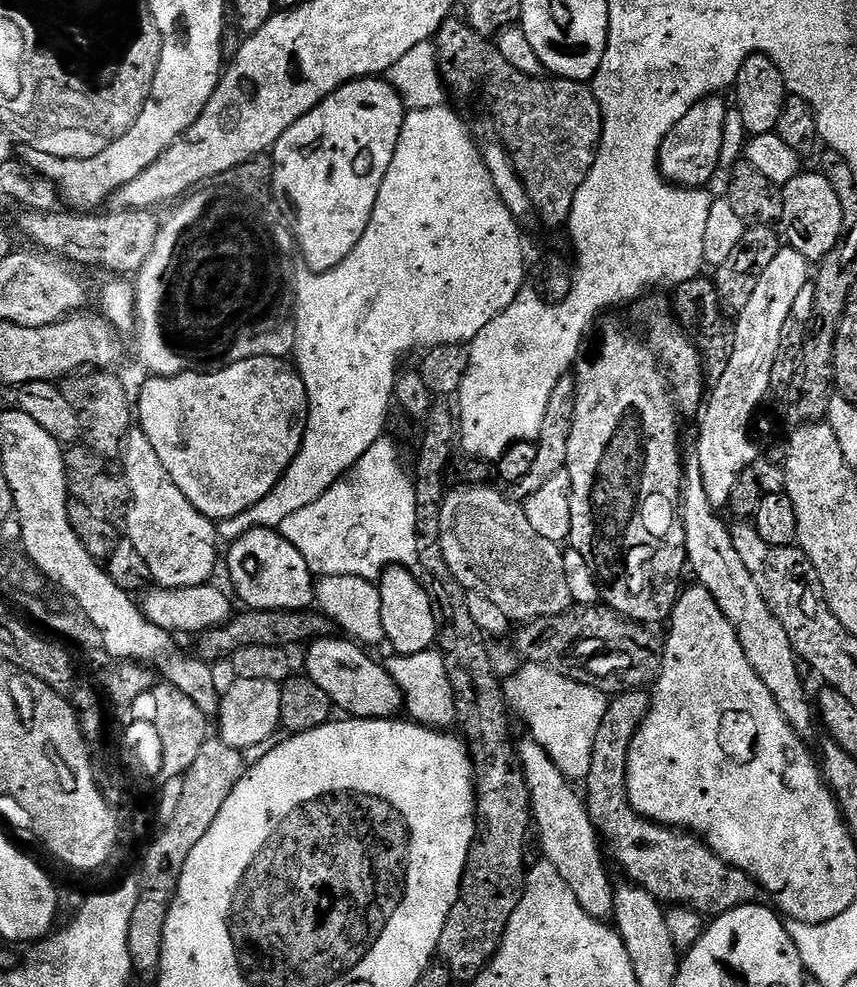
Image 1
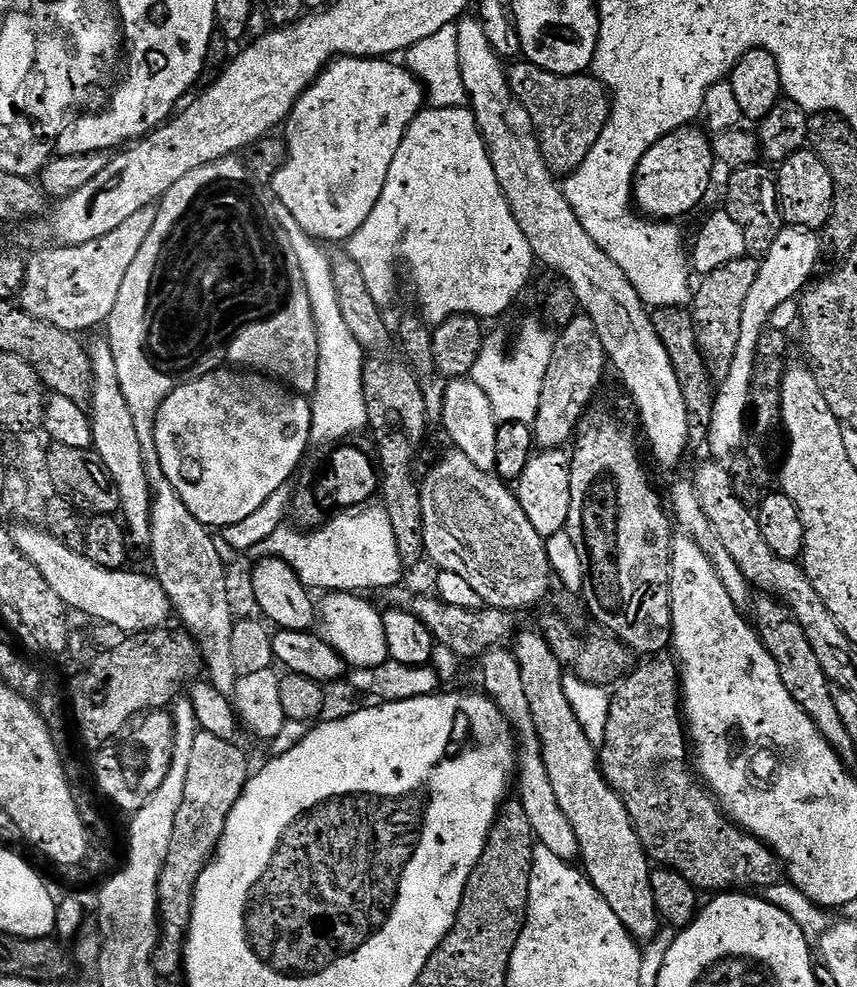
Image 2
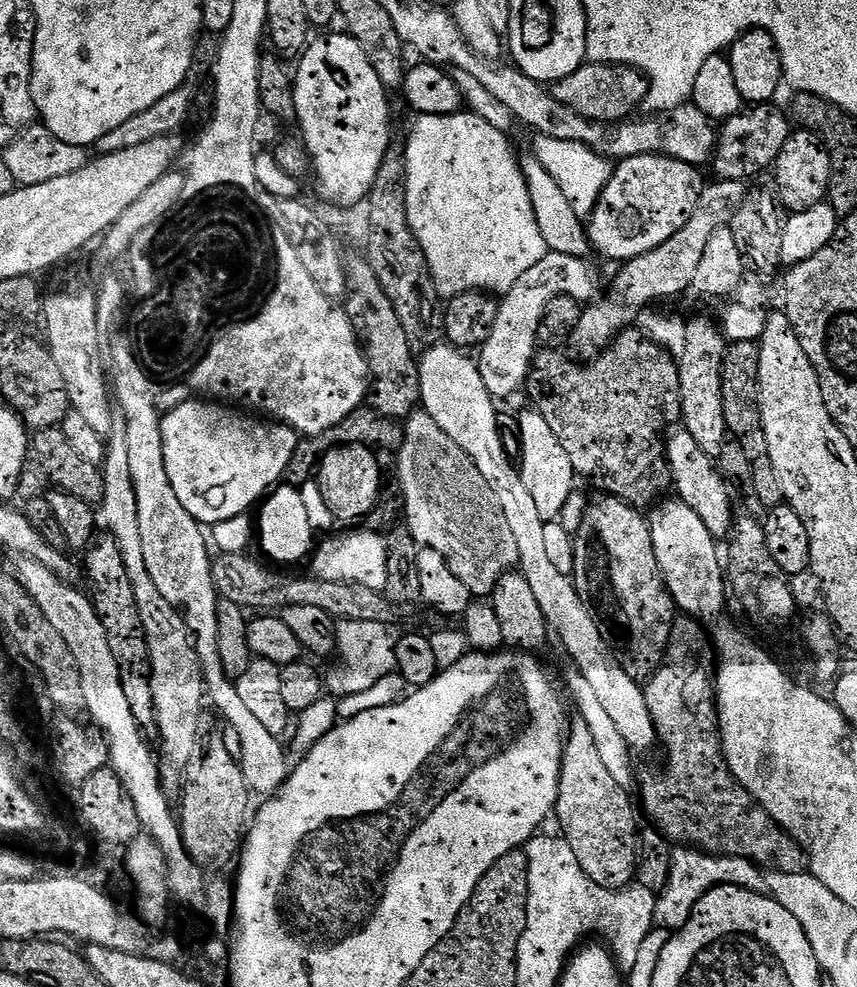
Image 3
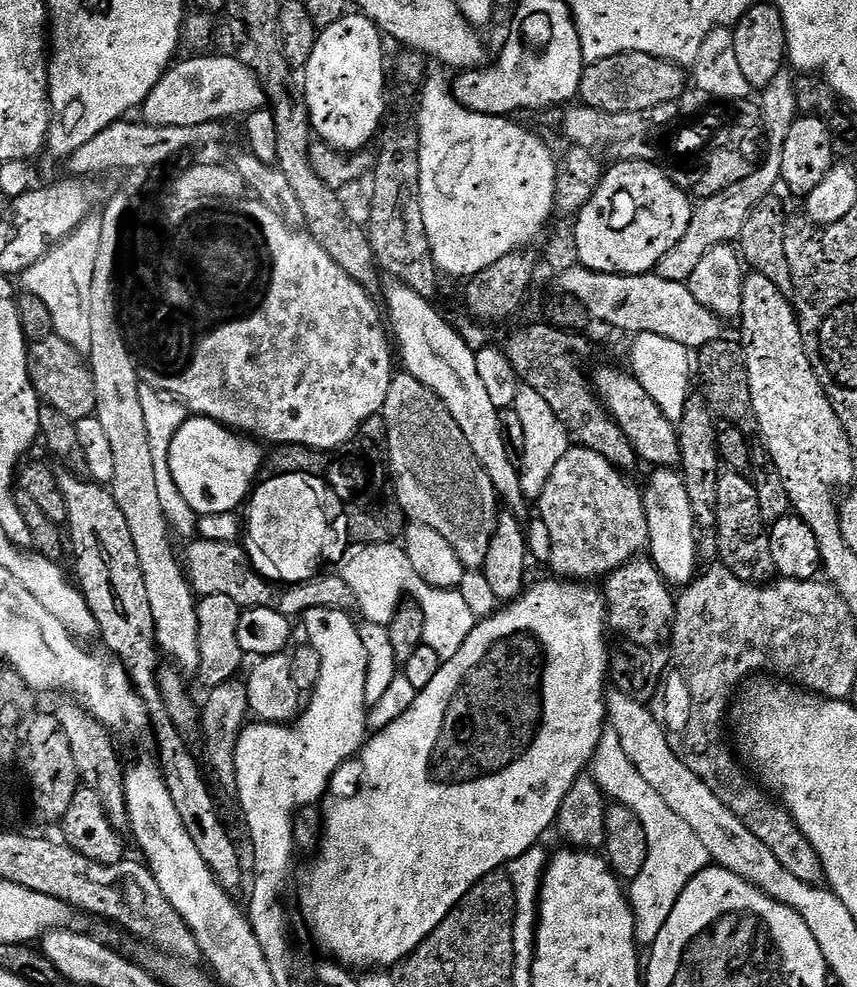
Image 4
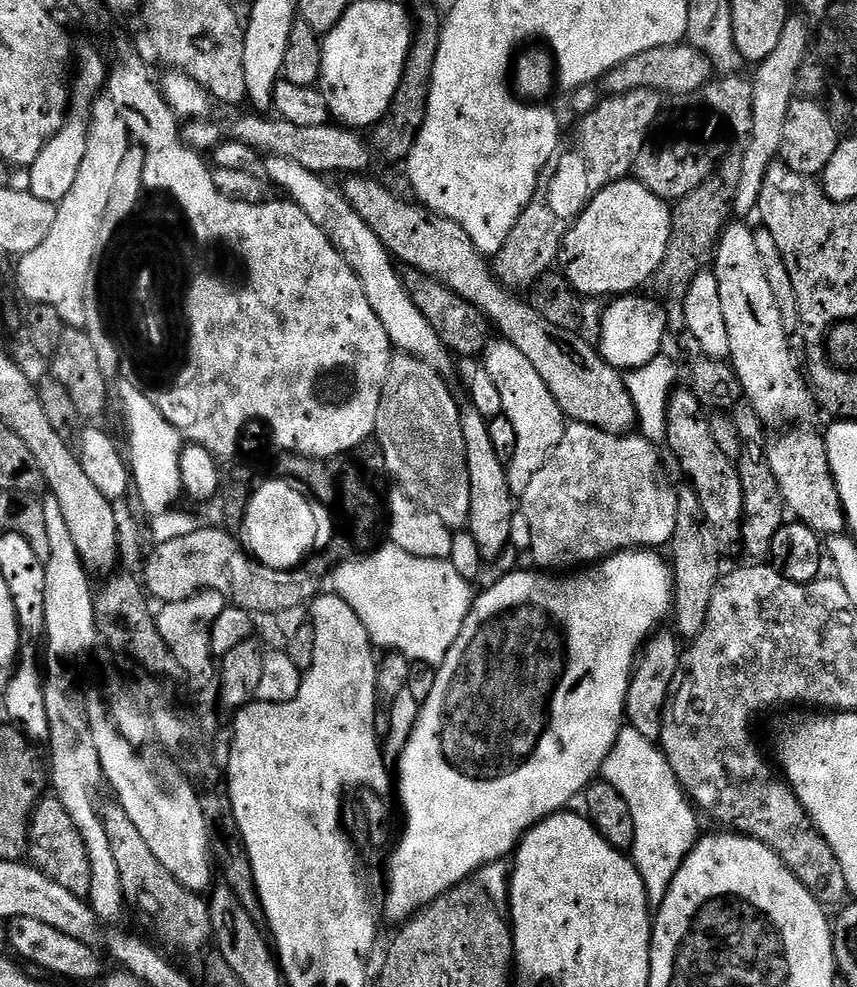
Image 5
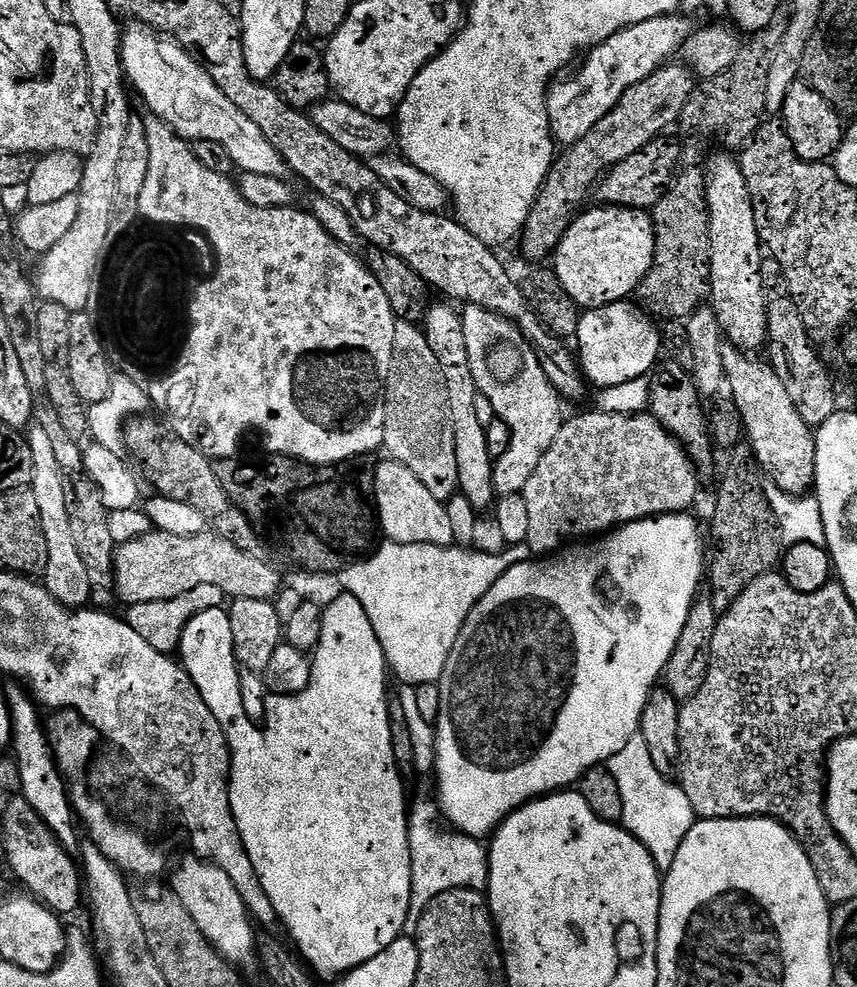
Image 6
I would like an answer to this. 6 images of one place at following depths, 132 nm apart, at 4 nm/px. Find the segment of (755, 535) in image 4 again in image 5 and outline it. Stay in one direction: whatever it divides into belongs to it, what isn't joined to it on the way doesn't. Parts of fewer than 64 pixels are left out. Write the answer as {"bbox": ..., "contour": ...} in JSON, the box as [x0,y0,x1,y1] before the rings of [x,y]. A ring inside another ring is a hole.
{"bbox":[667,386,744,550],"contour":[[[680,386],[669,398],[667,447],[672,447],[680,468],[689,476],[691,487],[696,489],[702,502],[708,524],[712,527],[721,549],[728,550],[742,540],[744,523],[744,491],[740,481],[741,469],[714,442],[710,434],[710,416],[691,387]]]}

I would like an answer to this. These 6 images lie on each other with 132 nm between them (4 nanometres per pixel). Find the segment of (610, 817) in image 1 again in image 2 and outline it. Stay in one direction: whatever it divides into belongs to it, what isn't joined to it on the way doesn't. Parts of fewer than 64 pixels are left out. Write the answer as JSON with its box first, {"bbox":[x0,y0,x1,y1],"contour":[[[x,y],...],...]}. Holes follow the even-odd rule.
{"bbox":[598,654,786,894],"contour":[[[668,654],[640,663],[611,693],[606,738],[598,751],[602,774],[622,798],[649,861],[682,874],[704,894],[763,890],[781,883],[786,873],[776,853],[728,819],[690,767],[679,663]]]}

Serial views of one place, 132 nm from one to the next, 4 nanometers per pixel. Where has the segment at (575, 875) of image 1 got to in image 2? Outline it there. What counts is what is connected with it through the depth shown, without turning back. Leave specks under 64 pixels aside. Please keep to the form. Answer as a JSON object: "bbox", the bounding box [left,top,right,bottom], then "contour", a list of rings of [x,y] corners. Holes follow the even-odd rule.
{"bbox":[479,646,580,861],"contour":[[[497,646],[485,652],[479,664],[480,676],[484,679],[483,691],[500,707],[518,737],[514,773],[515,779],[520,779],[518,803],[526,810],[526,818],[530,818],[530,826],[538,843],[546,846],[546,850],[558,854],[558,858],[575,861],[580,854],[578,834],[574,834],[574,826],[570,826],[570,818],[566,818],[562,806],[558,804],[558,797],[554,794],[554,785],[550,782],[550,774],[547,773],[544,761],[544,746],[536,733],[534,714],[530,714],[530,701],[526,699],[522,687],[522,670],[516,661],[516,653],[507,647]]]}

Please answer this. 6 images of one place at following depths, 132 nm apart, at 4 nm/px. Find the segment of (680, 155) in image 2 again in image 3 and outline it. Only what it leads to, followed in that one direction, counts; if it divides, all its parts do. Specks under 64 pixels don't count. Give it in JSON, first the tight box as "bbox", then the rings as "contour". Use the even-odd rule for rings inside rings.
{"bbox":[587,156,706,262],"contour":[[[632,156],[628,160],[621,160],[615,165],[612,177],[600,201],[591,216],[587,217],[588,242],[608,260],[623,262],[633,260],[650,250],[654,246],[662,246],[666,238],[674,238],[686,222],[690,222],[690,214],[694,214],[694,206],[698,206],[698,198],[706,186],[706,180],[700,177],[701,169],[695,164],[687,164],[669,156]]]}

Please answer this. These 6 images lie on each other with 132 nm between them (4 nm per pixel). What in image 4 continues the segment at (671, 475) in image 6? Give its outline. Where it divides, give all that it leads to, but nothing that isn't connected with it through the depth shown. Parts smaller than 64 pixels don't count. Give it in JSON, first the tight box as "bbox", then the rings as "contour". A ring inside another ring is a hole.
{"bbox":[538,446,648,582],"contour":[[[579,446],[569,447],[568,453],[562,458],[562,462],[558,462],[558,466],[554,466],[554,472],[550,474],[546,482],[545,489],[540,494],[538,501],[538,518],[546,526],[546,530],[550,532],[552,539],[552,553],[547,563],[553,568],[555,575],[560,578],[567,578],[573,582],[588,582],[593,578],[591,576],[607,577],[608,573],[616,572],[627,560],[637,559],[647,549],[648,546],[648,527],[646,526],[646,510],[644,509],[644,497],[639,487],[635,488],[630,481],[627,480],[625,473],[619,468],[615,468],[609,460],[602,458],[602,454],[594,454],[594,450],[582,448]]]}

